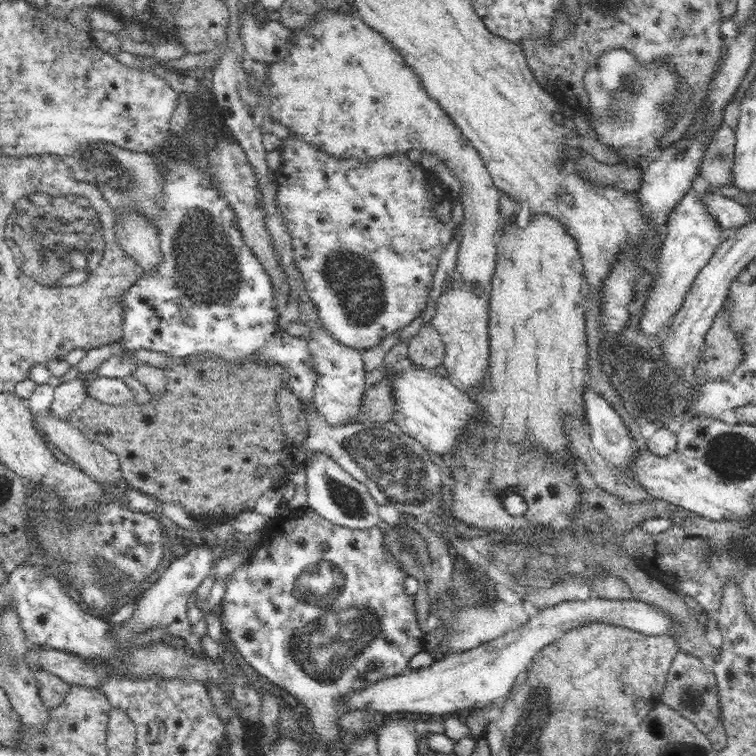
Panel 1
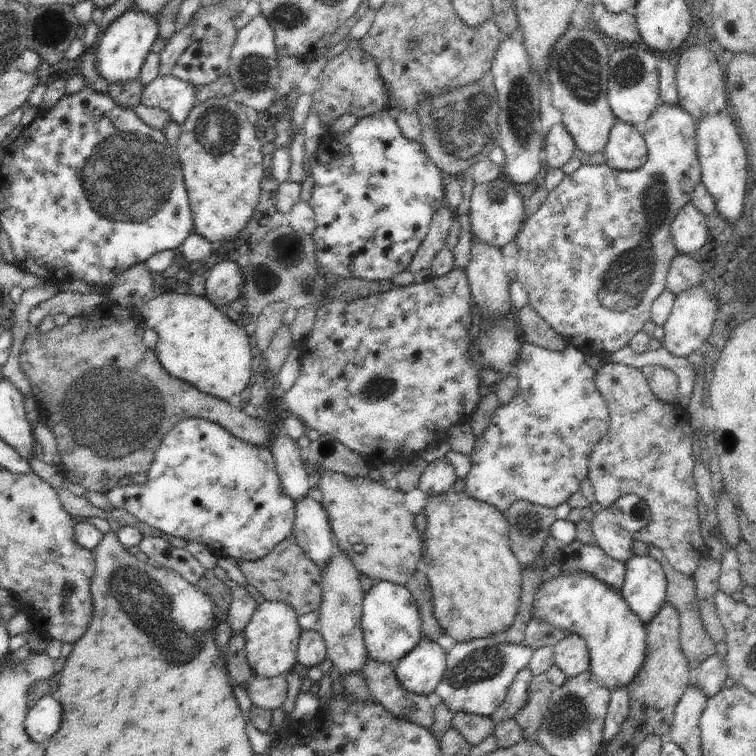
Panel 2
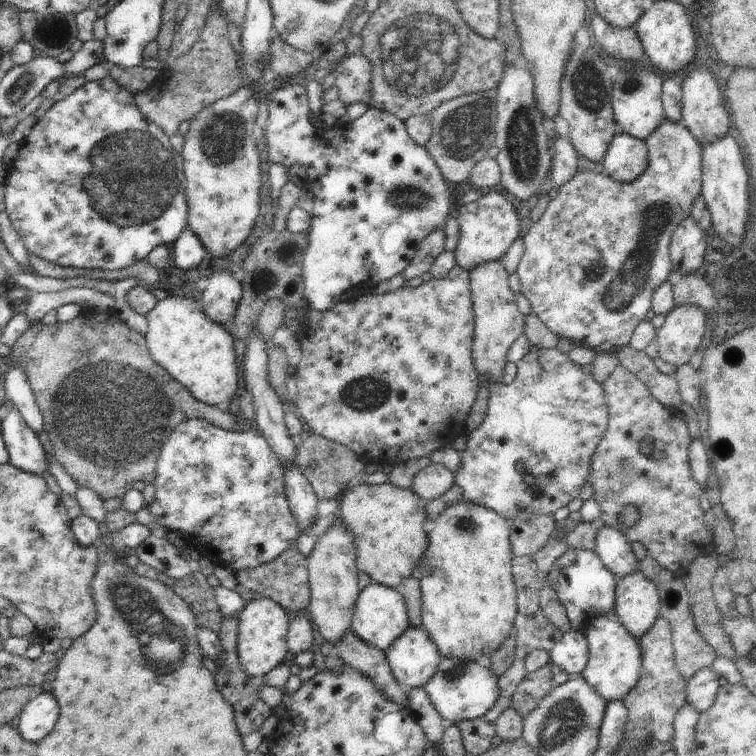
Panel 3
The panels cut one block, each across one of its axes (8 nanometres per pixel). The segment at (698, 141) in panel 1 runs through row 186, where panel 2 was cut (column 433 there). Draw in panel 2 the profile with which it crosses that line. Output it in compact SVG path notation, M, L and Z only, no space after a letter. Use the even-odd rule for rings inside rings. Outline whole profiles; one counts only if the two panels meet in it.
M423 636L417 646L395 664L395 676L407 692L433 698L433 690L445 674L445 658L447 654Z

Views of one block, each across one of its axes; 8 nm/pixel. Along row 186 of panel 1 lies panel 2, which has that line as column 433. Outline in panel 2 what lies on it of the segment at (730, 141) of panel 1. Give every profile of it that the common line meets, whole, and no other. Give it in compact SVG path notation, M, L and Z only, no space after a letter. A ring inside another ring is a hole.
M367 656L359 674L367 684L371 698L383 706L385 714L393 718L409 720L429 730L429 726L433 724L435 700L429 696L407 692L395 676L395 664L379 662Z

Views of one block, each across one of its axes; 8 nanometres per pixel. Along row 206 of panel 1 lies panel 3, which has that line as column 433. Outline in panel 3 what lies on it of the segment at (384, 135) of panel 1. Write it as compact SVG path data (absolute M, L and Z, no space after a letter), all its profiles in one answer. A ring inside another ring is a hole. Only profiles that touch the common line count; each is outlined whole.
M429 464L411 482L411 492L421 500L437 500L455 484L455 474L451 474L443 464Z

